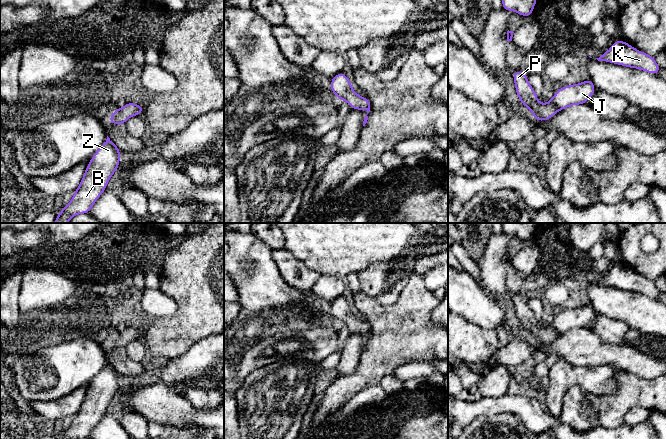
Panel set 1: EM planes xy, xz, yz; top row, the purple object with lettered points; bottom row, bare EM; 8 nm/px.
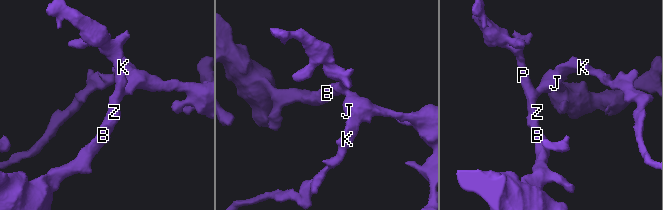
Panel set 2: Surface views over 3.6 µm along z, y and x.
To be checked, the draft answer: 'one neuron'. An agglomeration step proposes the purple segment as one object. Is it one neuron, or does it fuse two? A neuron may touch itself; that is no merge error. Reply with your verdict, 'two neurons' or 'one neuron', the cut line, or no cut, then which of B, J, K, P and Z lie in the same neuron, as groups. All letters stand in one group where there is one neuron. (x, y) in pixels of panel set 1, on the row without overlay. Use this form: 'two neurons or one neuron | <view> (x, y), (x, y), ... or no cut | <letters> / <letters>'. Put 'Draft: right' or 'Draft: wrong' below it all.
one neuron | no cut | B J K P Z
Draft: right

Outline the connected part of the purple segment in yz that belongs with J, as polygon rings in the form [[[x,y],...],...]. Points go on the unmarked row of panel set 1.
[[[515,294],[512,296],[512,301],[521,328],[534,338],[533,344],[536,345],[546,345],[559,334],[572,329],[586,328],[596,315],[592,304],[587,302],[582,307],[567,309],[558,313],[550,325],[542,328],[538,325],[538,321],[527,303],[527,297]]]

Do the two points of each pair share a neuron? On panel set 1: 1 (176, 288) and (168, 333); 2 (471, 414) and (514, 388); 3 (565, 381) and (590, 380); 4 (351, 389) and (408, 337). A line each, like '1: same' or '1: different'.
1: same
2: different
3: same
4: same

